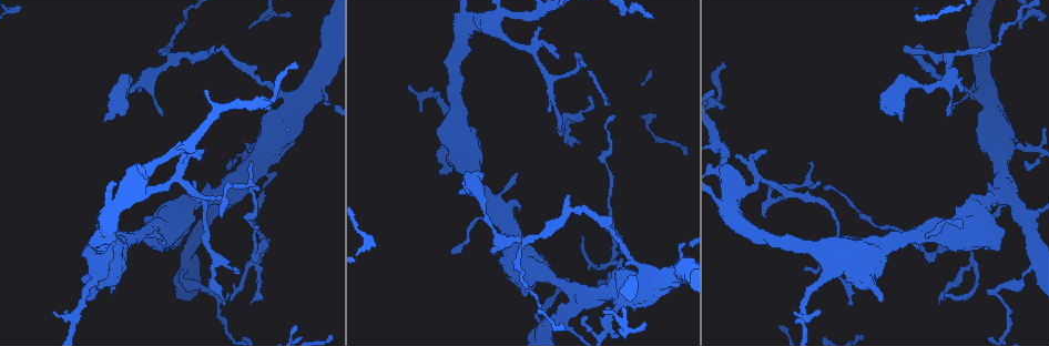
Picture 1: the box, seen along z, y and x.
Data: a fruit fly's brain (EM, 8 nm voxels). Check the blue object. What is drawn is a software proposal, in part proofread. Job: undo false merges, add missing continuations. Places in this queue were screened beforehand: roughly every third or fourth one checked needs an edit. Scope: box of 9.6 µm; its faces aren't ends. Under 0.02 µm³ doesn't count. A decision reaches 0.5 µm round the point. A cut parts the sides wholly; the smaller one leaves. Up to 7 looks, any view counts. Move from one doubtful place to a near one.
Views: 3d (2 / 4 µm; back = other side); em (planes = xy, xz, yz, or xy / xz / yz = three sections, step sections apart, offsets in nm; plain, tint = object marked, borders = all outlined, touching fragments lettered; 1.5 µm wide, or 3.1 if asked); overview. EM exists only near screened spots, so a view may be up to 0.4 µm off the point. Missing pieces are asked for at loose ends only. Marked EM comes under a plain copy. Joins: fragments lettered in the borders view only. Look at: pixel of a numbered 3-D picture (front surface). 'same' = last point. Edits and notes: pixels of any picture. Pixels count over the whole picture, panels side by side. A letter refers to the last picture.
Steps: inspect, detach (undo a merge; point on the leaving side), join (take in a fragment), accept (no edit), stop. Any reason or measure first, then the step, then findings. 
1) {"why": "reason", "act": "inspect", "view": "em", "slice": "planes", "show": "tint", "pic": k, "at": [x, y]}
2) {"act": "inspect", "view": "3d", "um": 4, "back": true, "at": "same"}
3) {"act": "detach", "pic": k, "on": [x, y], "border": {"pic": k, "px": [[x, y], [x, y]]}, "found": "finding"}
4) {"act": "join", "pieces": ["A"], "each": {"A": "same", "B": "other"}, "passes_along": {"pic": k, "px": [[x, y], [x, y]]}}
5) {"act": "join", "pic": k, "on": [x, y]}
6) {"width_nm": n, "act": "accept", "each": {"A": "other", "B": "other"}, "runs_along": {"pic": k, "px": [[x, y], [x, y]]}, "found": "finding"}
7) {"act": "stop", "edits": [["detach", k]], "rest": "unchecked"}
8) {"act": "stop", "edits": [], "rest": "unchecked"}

{"why": "stops while still wide", "act": "inspect", "view": "3d", "um": 4, "pic": 1, "at": [524, 297]}

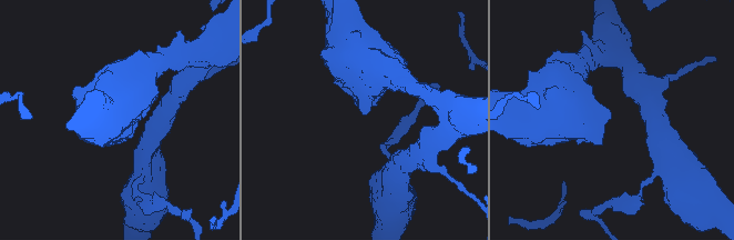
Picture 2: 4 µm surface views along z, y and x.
{"why": "now the EM", "act": "inspect", "view": "em", "um": 3.1, "slice": "xy", "step": 8, "show": "borders", "pic": 2, "at": [609, 116]}

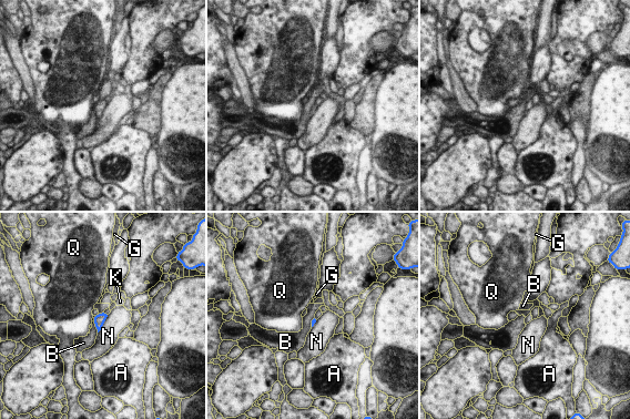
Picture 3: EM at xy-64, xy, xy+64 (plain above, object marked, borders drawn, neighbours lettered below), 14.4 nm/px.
{"why": "cut it another way", "act": "inspect", "view": "em", "um": 3.1, "slice": "planes", "show": "borders", "at": "same"}

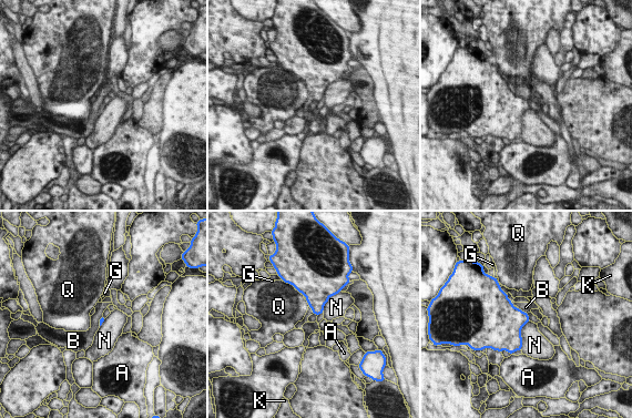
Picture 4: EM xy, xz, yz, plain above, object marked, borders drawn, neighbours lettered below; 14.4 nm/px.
{"act": "accept", "each": {"A": "other", "B": "other", "G": "other", "K": "other", "N": "other", "Q": "other"}, "found": "none of them fits"}

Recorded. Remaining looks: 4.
{"why": "an open end", "act": "inspect", "view": "3d", "um": 2, "pic": 1, "at": [938, 302]}

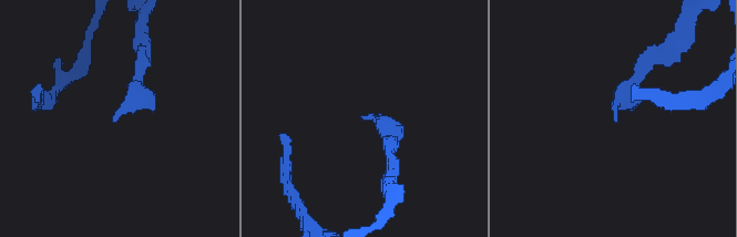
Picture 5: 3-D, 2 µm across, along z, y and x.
{"why": "need the tissue", "act": "inspect", "view": "em", "slice": "xz", "step": 8, "show": "borders", "pic": 5, "at": [363, 119]}

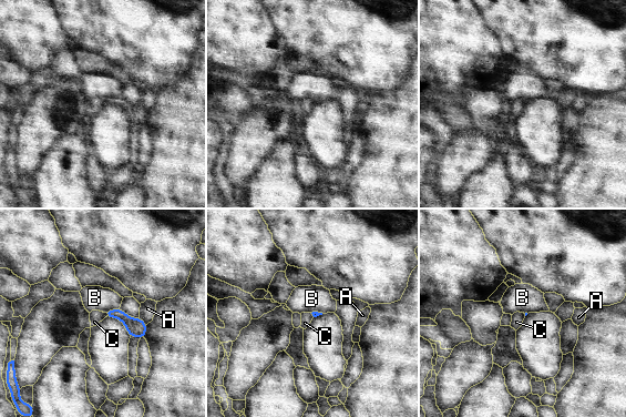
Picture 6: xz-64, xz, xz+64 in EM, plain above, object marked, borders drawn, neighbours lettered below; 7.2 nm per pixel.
{"act": "inspect", "view": "em", "slice": "planes", "show": "borders", "at": "same"}

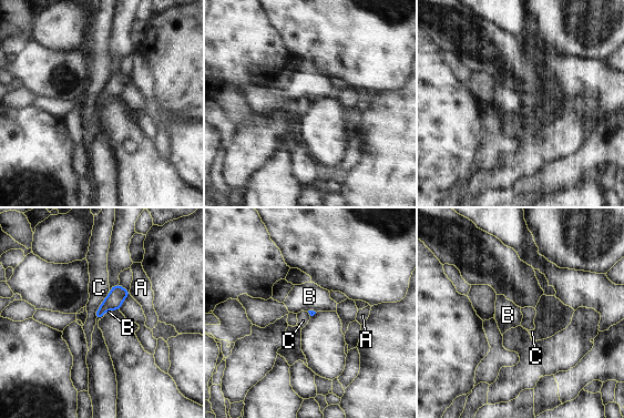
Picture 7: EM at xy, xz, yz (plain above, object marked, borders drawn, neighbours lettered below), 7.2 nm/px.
{"act": "accept", "each": {"A": "other", "B": "other", "C": "other"}, "border": {"pic": 7, "px": [[109, 293], [98, 308], [95, 319]]}, "found": "none of them fits"}

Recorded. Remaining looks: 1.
{"why": "thin end", "act": "inspect", "view": "em", "slice": "yz", "step": 8, "show": "borders", "pic": 1, "at": [763, 150]}

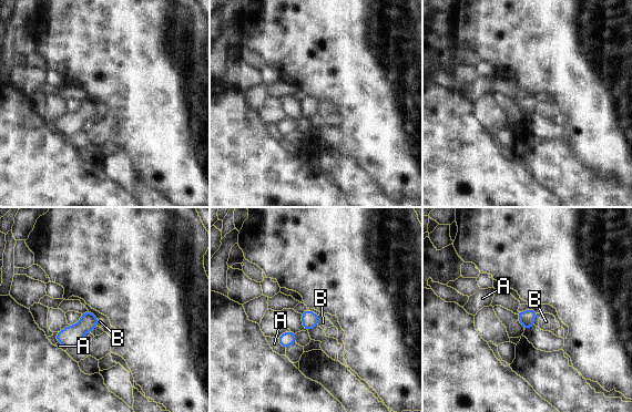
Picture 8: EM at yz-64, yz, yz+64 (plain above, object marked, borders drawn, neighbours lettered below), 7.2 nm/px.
{"width_nm": 120, "act": "accept", "each": {"A": "other", "B": "other"}, "found": "no lettered fragment goes on from it"}

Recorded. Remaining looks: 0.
{"act": "stop", "edits": [], "rest": "unchecked"}

